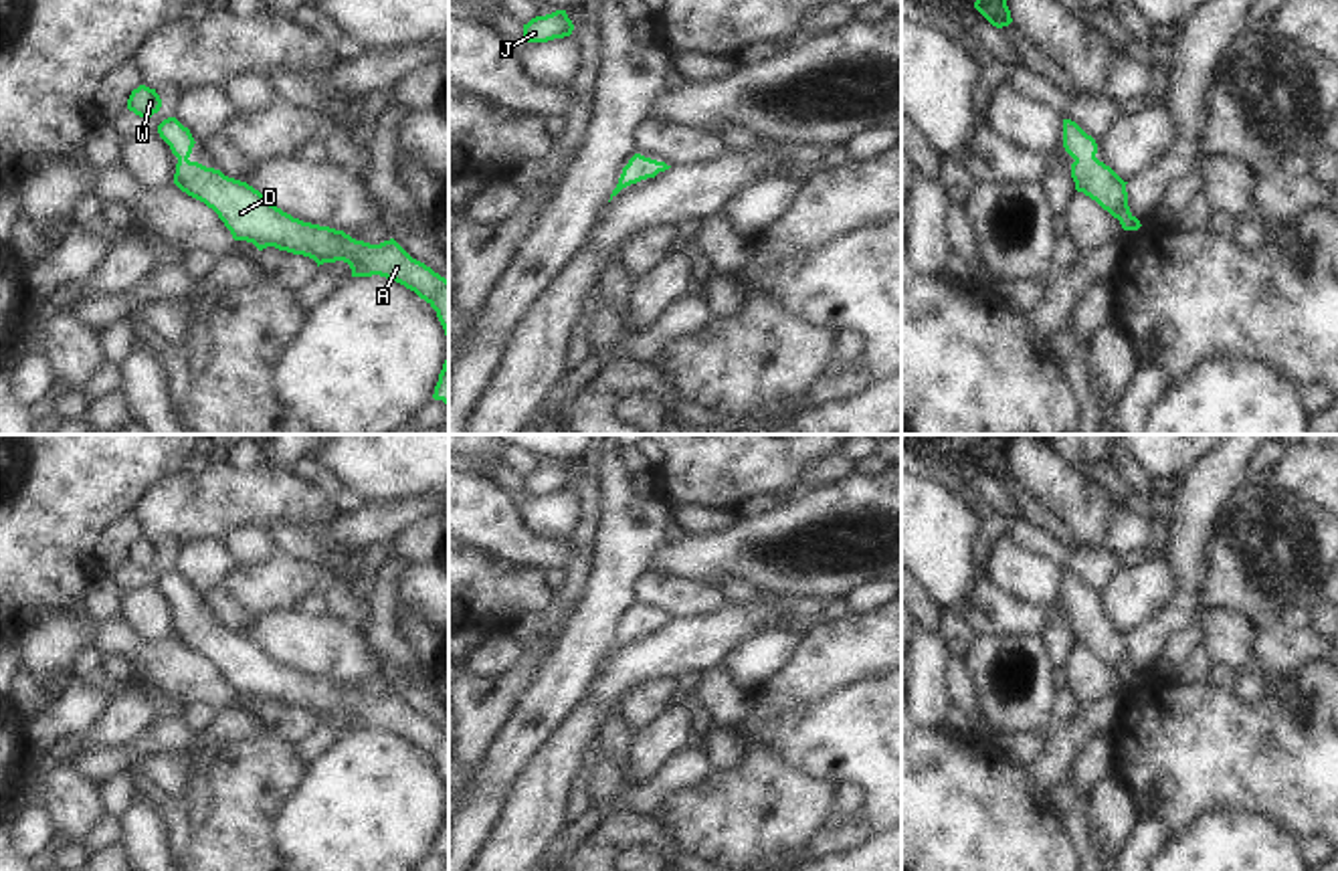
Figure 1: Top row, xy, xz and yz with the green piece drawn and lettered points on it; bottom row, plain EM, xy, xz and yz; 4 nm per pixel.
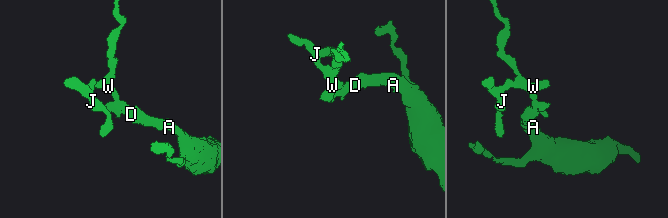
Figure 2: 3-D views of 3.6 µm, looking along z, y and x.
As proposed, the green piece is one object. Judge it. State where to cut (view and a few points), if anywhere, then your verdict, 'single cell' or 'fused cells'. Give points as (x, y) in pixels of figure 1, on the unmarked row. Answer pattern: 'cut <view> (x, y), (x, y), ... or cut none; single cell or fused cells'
cut none; single cell

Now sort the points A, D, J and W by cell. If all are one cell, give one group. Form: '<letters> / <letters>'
A D J W

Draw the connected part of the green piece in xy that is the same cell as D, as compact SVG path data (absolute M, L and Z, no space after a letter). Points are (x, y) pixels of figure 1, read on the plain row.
M176 570L158 578L160 590L178 610L174 637L212 661L234 693L253 695L259 703L275 699L309 709L319 717L344 713L352 730L380 728L414 744L435 764L449 794L449 734L412 711L394 691L380 697L356 693L344 683L303 675L271 657L247 635L220 622L190 614L194 590Z

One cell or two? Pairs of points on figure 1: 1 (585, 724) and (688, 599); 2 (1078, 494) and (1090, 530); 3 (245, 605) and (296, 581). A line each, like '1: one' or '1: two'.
1: two
2: one
3: one

